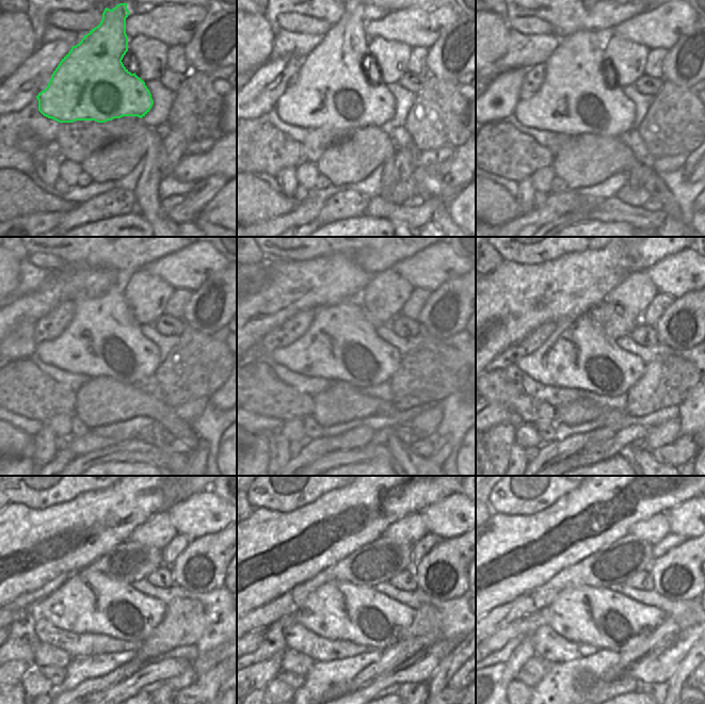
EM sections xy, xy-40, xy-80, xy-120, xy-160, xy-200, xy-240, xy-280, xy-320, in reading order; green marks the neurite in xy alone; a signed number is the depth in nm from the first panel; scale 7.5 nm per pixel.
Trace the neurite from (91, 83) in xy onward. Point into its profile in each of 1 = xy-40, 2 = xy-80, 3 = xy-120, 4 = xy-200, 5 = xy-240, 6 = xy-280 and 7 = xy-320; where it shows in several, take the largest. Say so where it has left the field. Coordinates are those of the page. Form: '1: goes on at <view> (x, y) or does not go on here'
1: goes on at xy-40 (333, 89)
2: goes on at xy-80 (577, 96)
3: goes on at xy-120 (101, 340)
4: goes on at xy-200 (575, 356)
5: goes on at xy-240 (89, 602)
6: goes on at xy-280 (337, 609)
7: goes on at xy-320 (601, 617)

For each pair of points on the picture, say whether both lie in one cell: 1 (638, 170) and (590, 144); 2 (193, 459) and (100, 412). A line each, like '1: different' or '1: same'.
1: same
2: different

